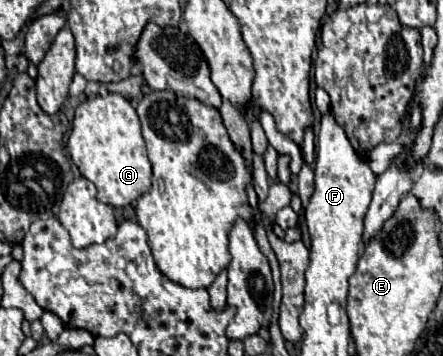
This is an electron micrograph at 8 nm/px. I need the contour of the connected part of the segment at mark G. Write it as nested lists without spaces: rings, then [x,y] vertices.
[[[108,93],[106,97],[86,99],[82,105],[78,105],[66,147],[82,177],[96,185],[98,199],[102,203],[126,207],[140,195],[148,193],[152,185],[152,169],[146,157],[140,121],[136,109],[122,95]]]

